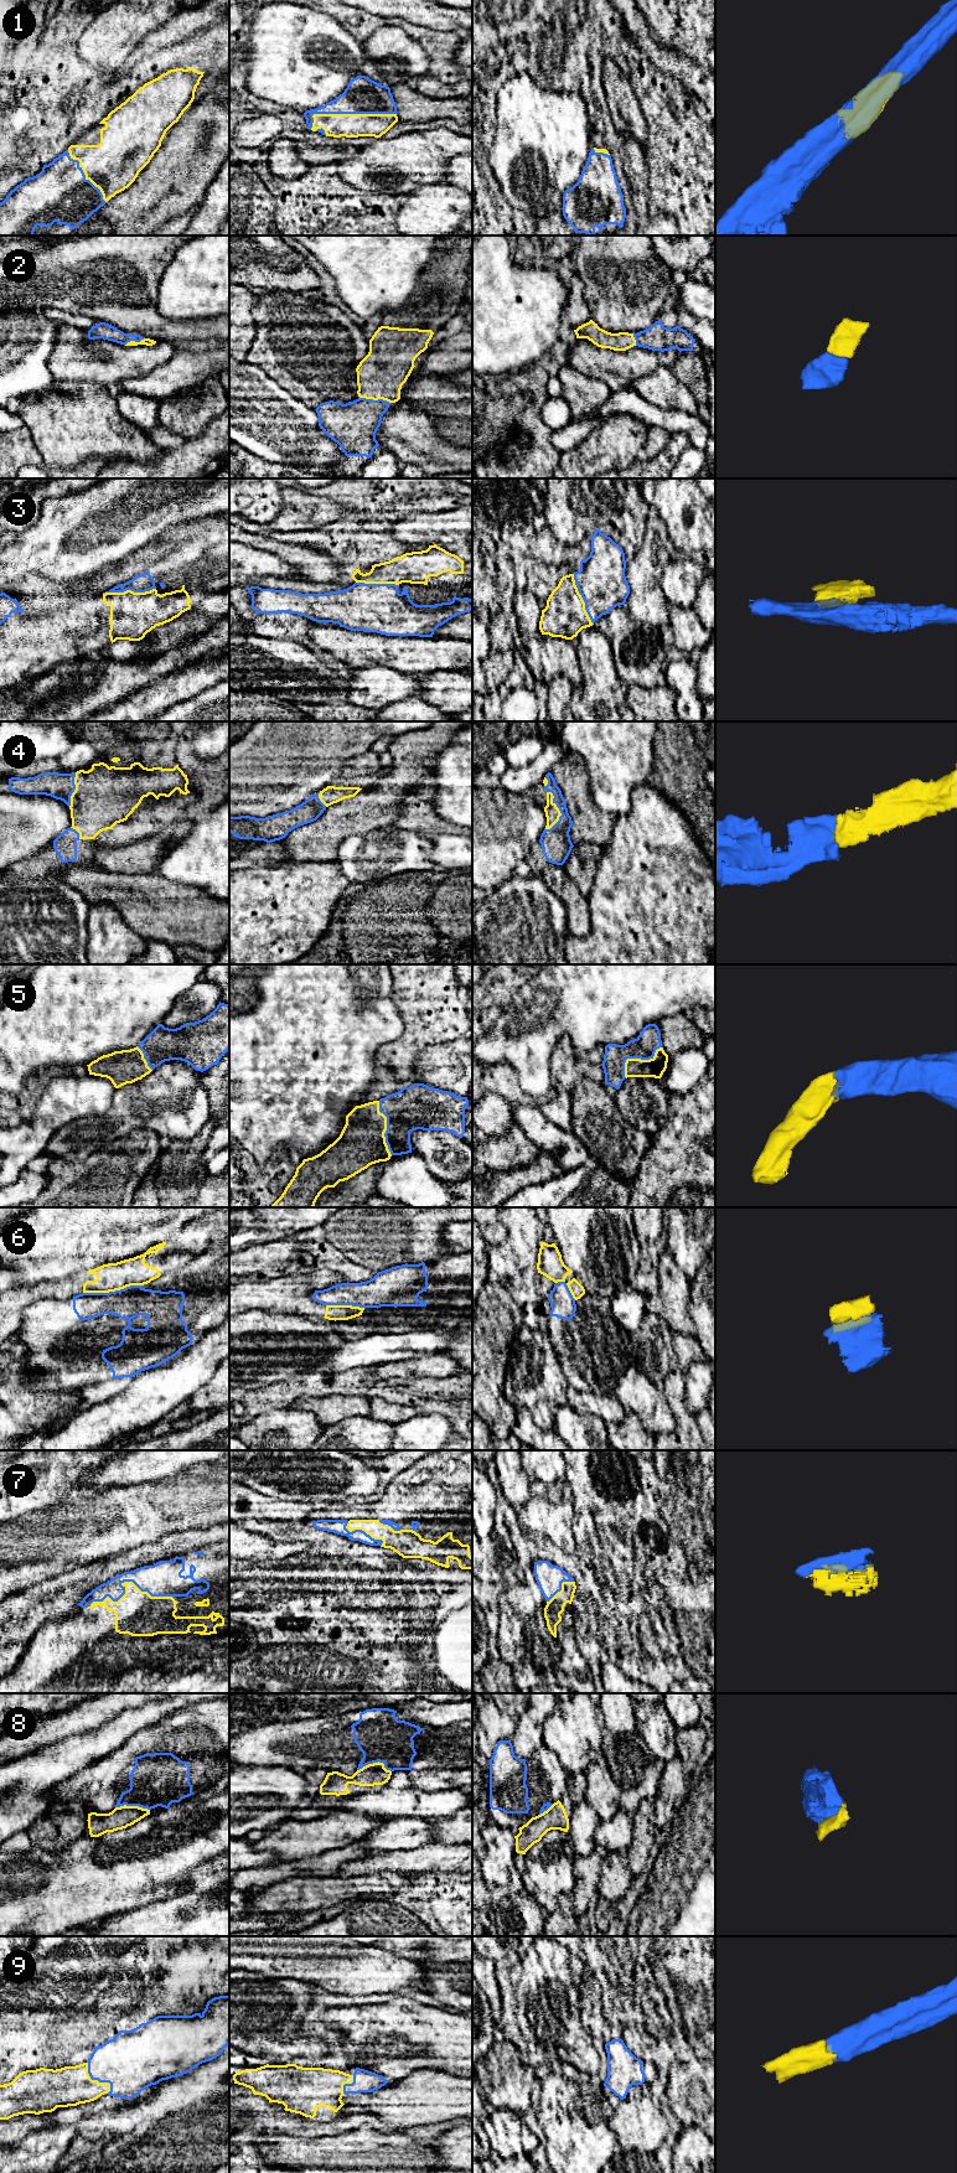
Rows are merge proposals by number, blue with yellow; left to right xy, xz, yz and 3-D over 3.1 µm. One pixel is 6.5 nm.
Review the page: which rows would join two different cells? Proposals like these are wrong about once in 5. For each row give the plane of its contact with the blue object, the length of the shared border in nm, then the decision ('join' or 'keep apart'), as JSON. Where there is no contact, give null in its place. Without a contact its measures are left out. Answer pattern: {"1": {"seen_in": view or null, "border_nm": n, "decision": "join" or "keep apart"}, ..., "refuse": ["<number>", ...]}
{"1": {"seen_in": "xz", "border_nm": 550, "decision": "join"}, "2": {"seen_in": "xz", "border_nm": 200, "decision": "join"}, "3": {"seen_in": "xy", "border_nm": 340, "decision": "join"}, "4": {"seen_in": "yz", "border_nm": 260, "decision": "join"}, "5": {"seen_in": "yz", "border_nm": 320, "decision": "join"}, "6": {"seen_in": "xy", "border_nm": 400, "decision": "keep apart"}, "7": {"seen_in": "xy", "border_nm": 550, "decision": "join"}, "8": {"seen_in": "xz", "border_nm": 220, "decision": "keep apart"}, "9": {"seen_in": "xy", "border_nm": 240, "decision": "join"}, "refuse": ["6", "8"]}

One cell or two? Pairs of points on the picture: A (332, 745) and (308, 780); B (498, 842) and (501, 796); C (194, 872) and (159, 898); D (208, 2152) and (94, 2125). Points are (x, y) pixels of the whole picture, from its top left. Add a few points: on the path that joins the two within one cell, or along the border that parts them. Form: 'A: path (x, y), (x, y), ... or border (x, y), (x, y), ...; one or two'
A: path (330, 754), (327, 760), (316, 771); one
B: path (492, 831), (492, 807); one
C: border (156, 873), (171, 880), (197, 886), (206, 893); two
D: border (160, 2120), (138, 2128), (127, 2141); two

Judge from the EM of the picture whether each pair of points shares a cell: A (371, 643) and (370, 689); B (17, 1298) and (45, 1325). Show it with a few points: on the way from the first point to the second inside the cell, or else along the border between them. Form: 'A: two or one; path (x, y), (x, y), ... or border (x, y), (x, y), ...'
A: two; border (351, 668), (389, 666), (399, 671)
B: two; border (47, 1299), (31, 1303), (21, 1313)

